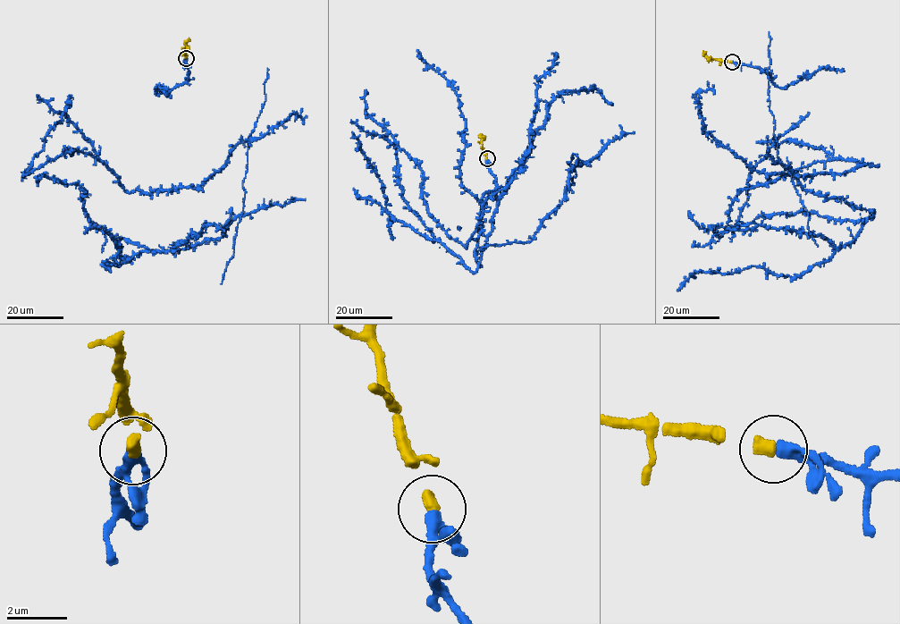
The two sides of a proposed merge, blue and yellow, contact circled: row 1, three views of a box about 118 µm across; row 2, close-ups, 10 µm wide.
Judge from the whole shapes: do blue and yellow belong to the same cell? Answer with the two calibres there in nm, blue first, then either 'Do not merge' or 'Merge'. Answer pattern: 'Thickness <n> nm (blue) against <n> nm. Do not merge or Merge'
Thickness 300 nm (blue) against 360 nm. Merge

